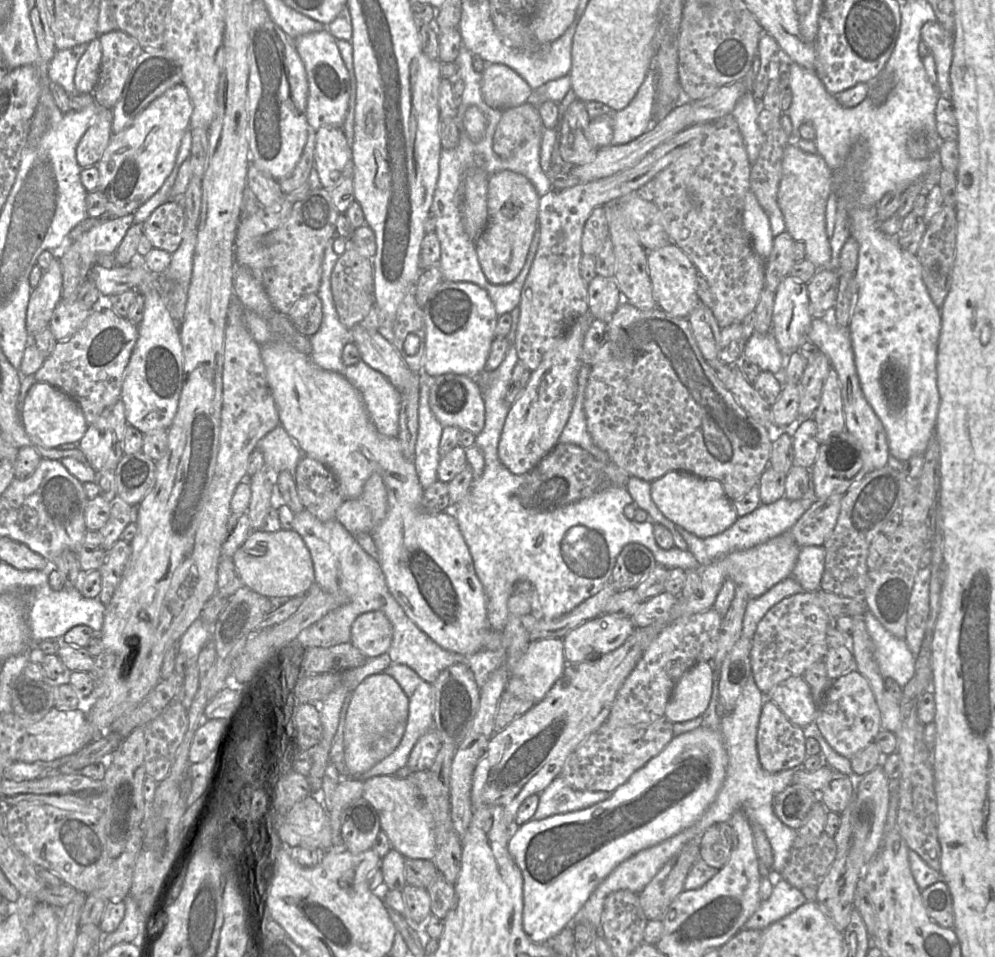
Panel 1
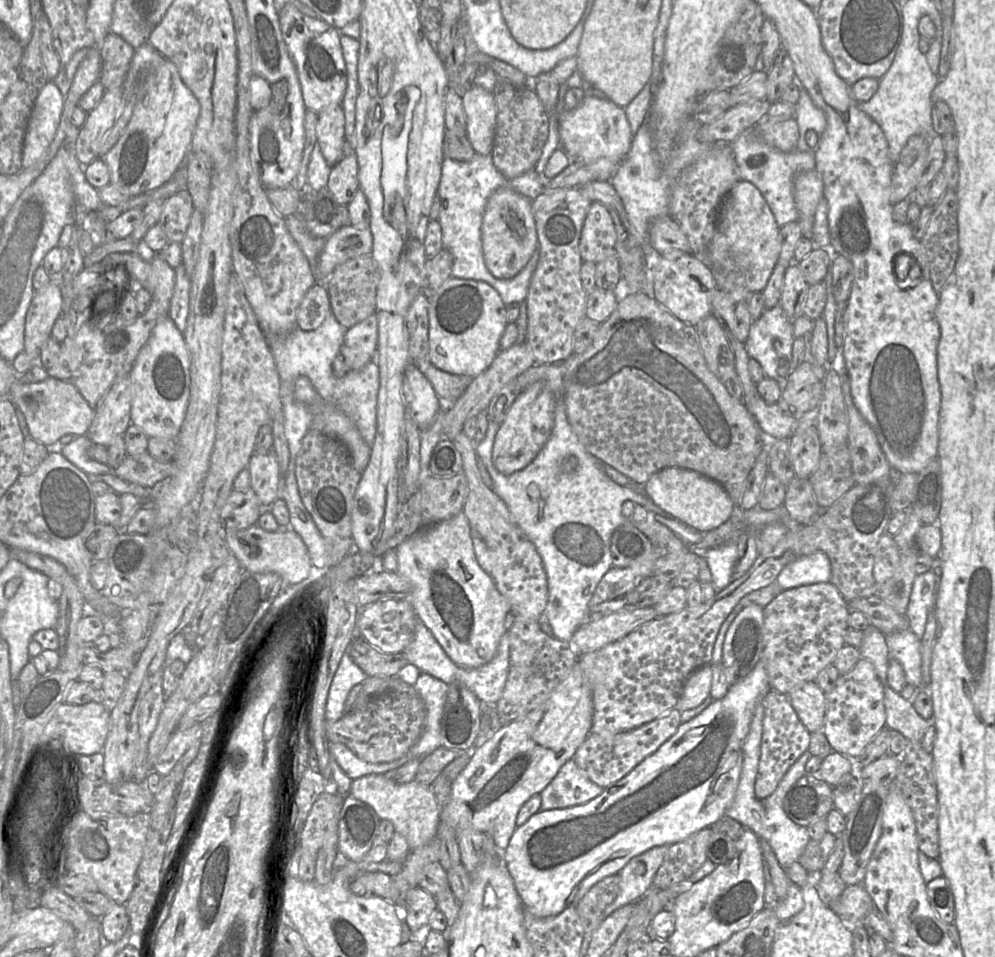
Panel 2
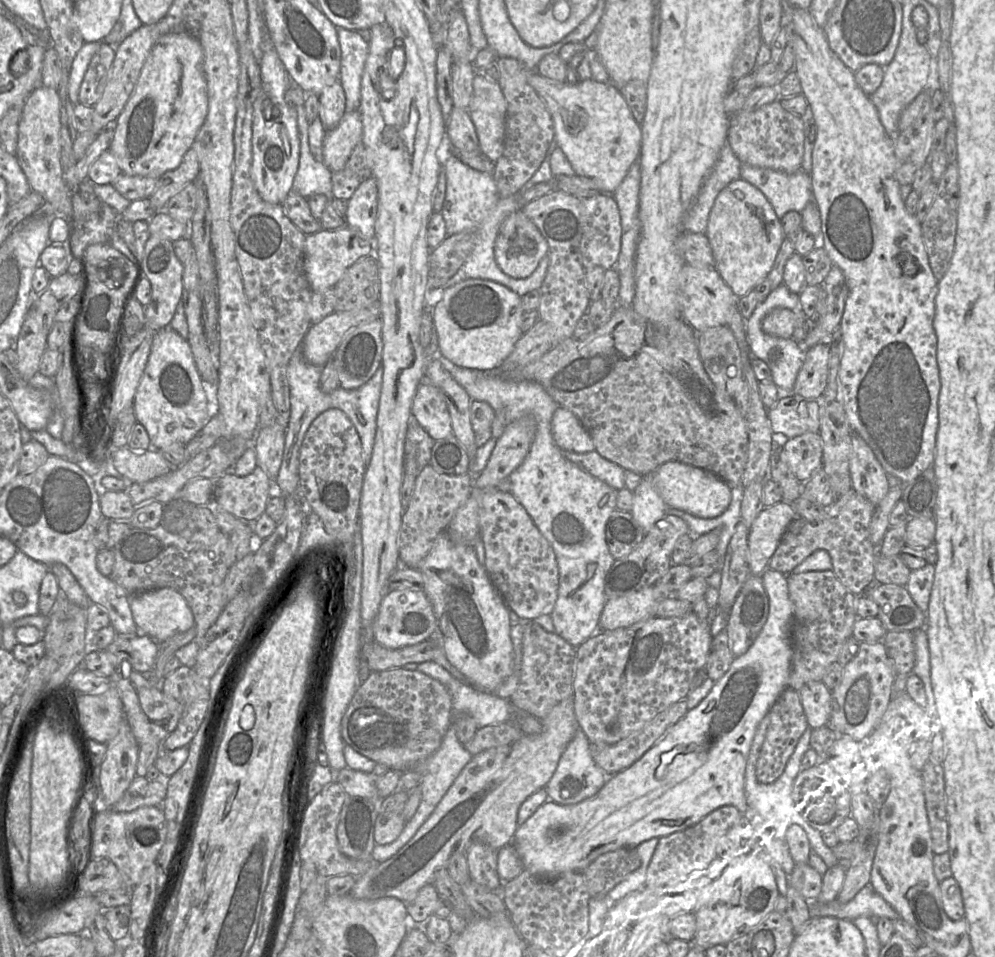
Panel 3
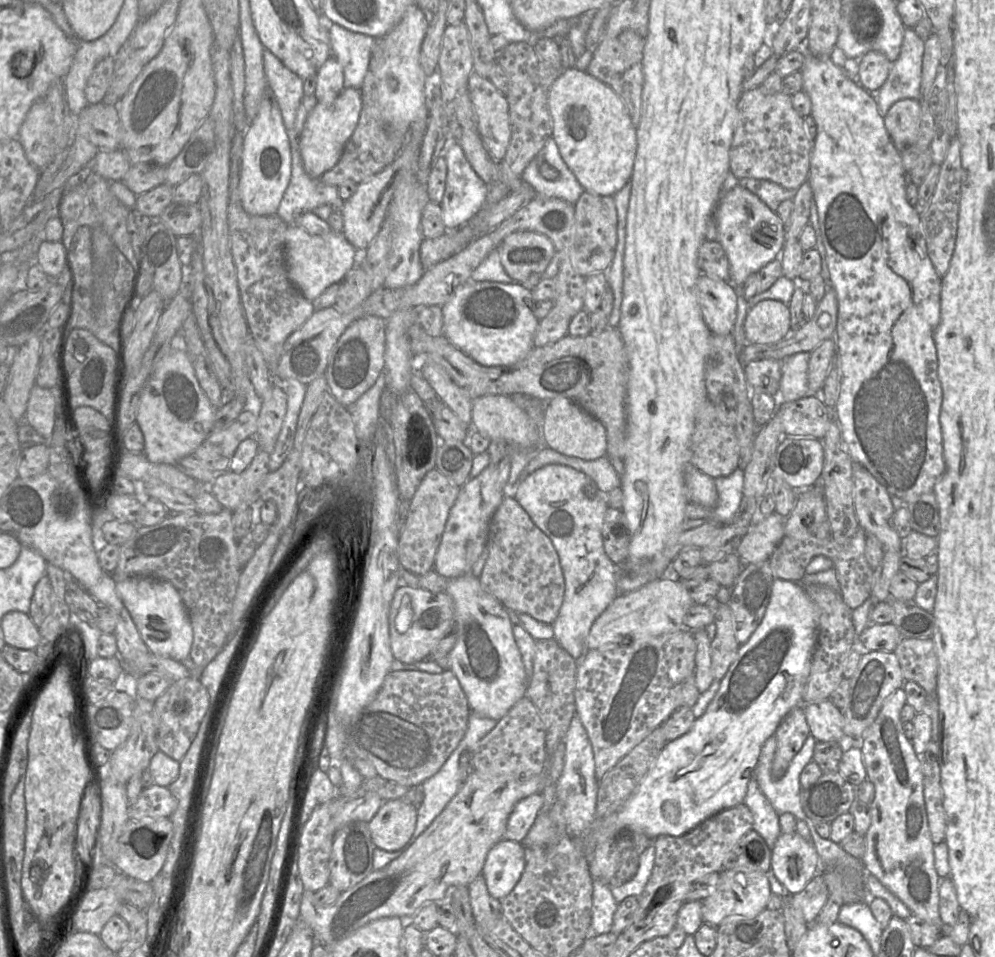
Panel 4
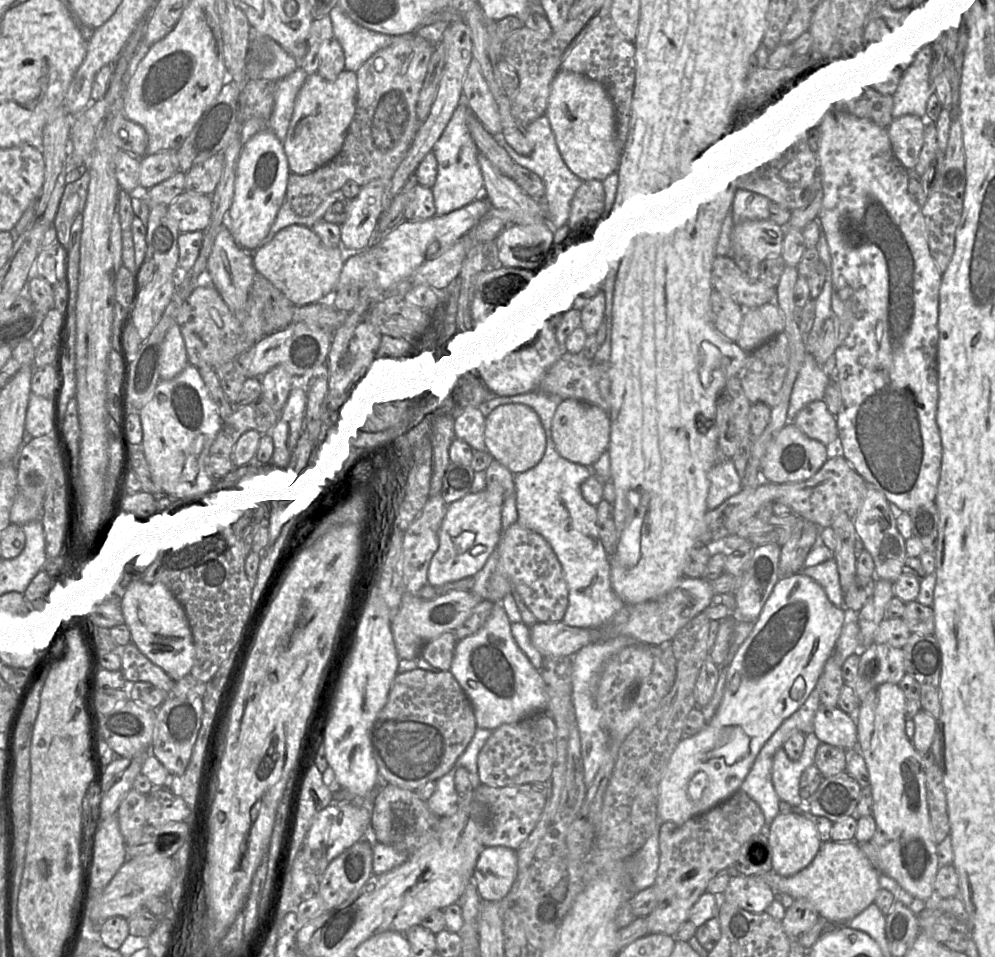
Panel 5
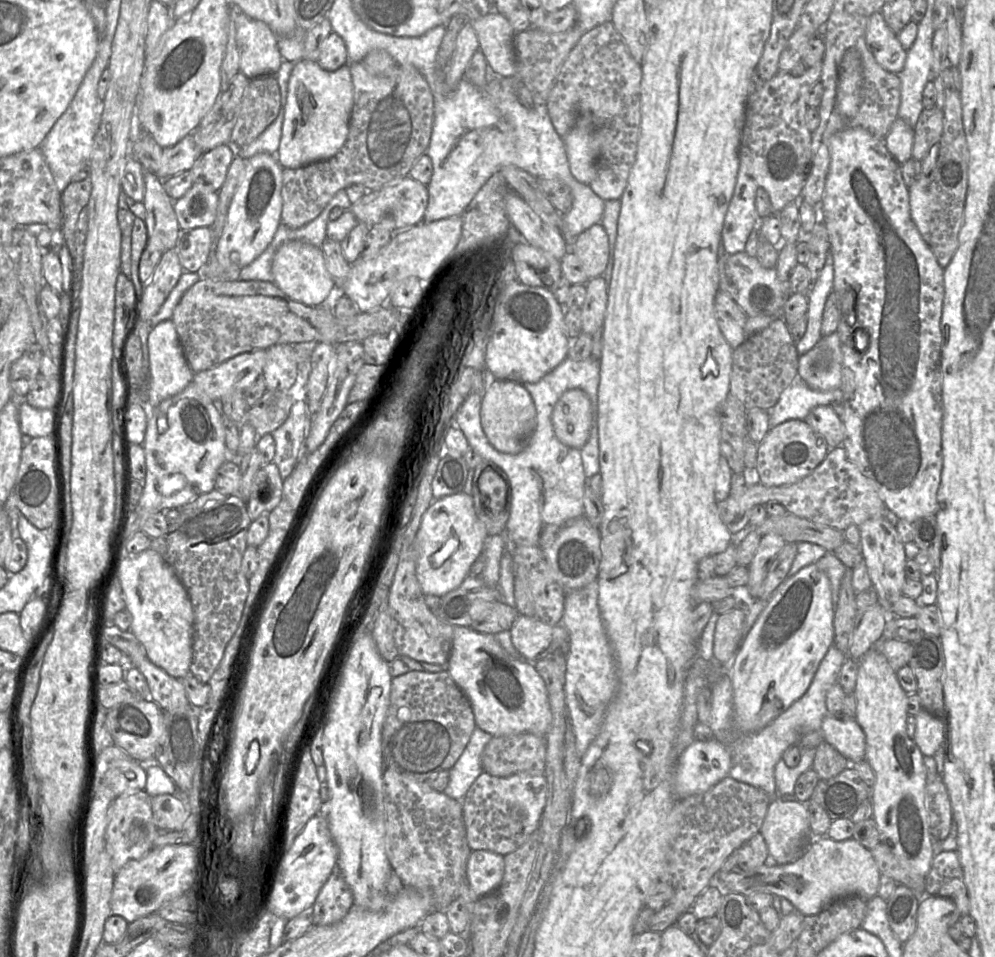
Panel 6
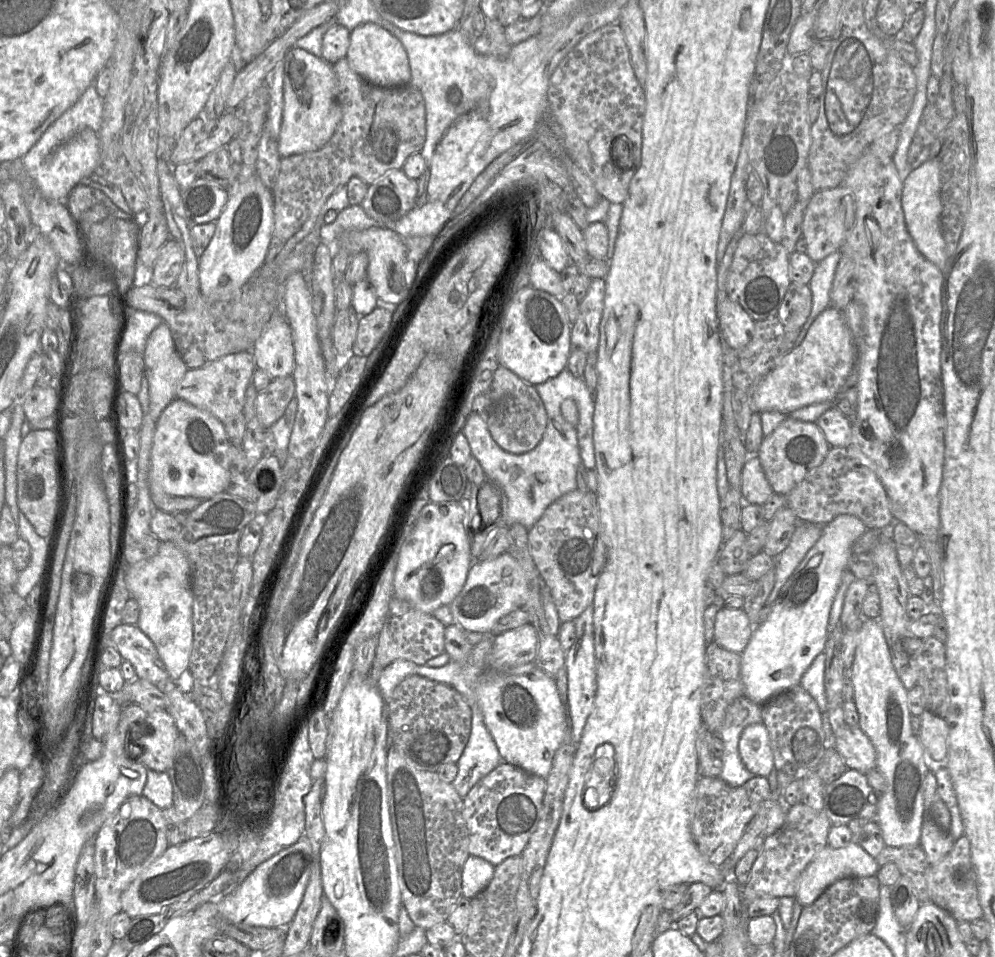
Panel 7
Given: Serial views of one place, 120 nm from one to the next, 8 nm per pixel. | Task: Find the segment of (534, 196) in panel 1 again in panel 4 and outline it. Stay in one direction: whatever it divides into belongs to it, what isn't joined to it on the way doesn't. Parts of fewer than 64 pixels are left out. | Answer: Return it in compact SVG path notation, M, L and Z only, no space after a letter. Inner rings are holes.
M518 231L505 237L498 252L508 276L516 282L525 282L532 275L542 275L555 253L555 247L543 234Z

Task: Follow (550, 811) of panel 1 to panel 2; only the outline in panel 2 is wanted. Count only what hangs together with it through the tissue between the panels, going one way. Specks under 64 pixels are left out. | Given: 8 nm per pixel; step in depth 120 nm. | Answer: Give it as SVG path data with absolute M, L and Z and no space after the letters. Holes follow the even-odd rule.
M570 759L541 792L540 811L585 804L599 796L603 790Z

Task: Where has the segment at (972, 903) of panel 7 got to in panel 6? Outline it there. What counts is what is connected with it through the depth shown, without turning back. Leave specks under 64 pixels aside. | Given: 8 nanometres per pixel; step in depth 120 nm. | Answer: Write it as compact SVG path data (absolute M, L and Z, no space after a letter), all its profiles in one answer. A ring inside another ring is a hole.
M943 851L935 855L926 876L925 890L930 896L948 898L956 905L961 916L970 913L970 901L964 881L964 872L958 851Z

